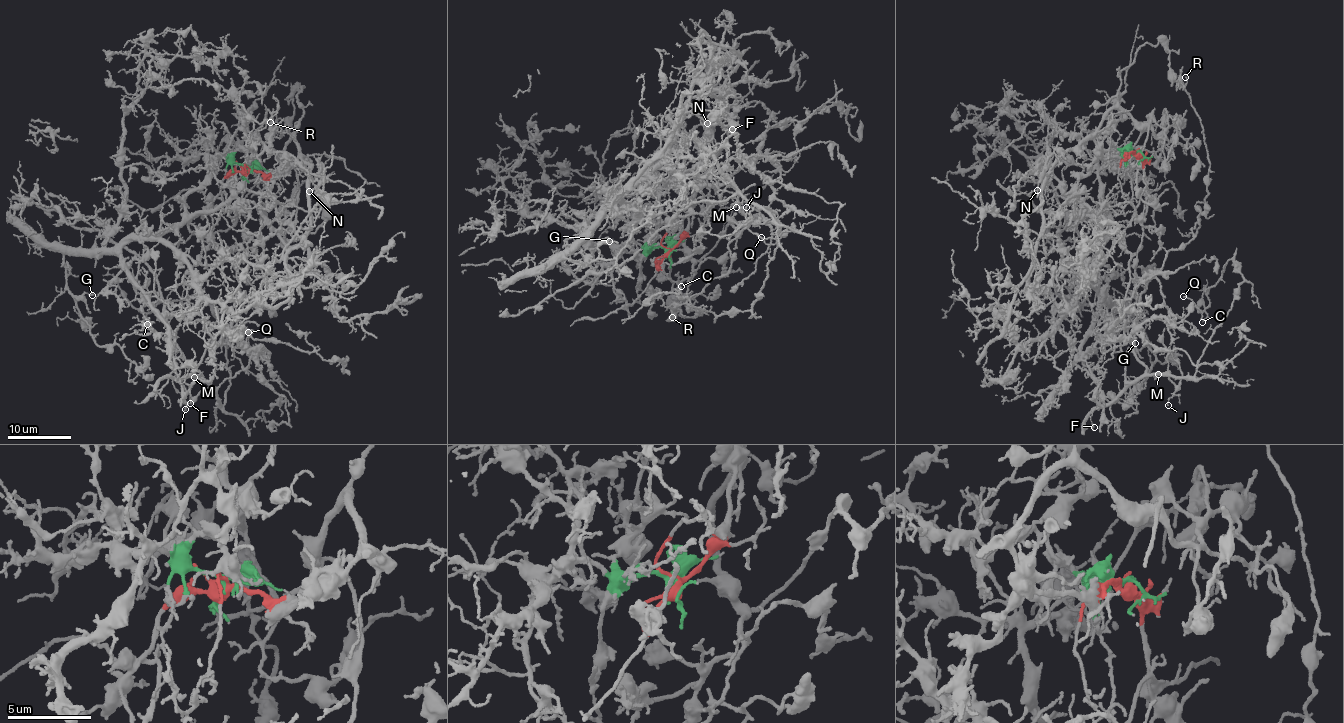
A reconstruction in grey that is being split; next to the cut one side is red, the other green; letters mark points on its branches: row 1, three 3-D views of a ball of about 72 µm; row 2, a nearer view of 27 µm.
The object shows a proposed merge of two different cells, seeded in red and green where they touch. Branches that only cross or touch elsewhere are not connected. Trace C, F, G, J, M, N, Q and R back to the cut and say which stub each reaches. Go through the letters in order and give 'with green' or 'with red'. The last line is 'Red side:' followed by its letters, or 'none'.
C: with red
F: with red
G: with green
J: with red
M: with red
N: with green
Q: with red
R: with red
Red side: C, F, J, M, Q, R

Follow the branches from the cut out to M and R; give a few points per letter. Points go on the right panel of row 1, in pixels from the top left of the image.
M: (1135, 154), (1146, 188), (1123, 233), (1130, 283), (1123, 303), (1121, 347), (1125, 378), (1159, 373)
R: (1135, 154), (1146, 188), (1123, 233), (1124, 302), (1192, 238), (1209, 195), (1186, 76)

